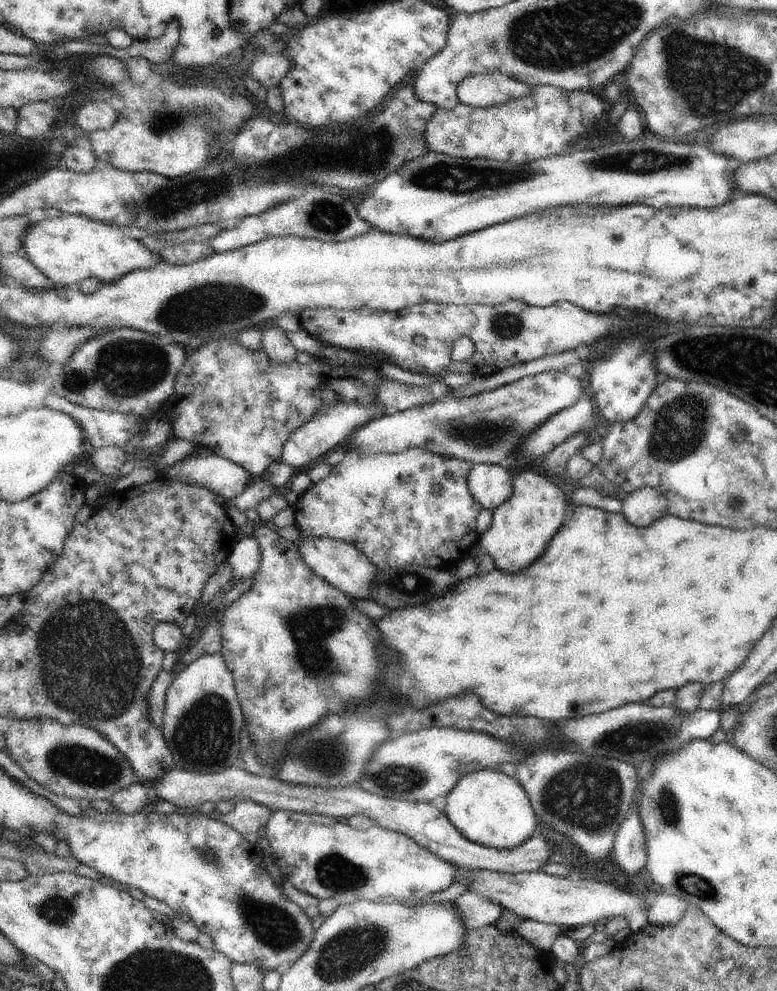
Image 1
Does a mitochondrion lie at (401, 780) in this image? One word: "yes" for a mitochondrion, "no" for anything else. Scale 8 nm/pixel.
yes

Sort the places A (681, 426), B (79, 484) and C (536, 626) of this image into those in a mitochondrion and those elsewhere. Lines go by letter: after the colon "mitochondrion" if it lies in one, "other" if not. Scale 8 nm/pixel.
A: mitochondrion
B: other
C: other

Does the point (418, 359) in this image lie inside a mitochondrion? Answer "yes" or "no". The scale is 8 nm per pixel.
no

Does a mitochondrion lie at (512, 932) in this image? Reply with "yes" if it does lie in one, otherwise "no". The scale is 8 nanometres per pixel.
no

